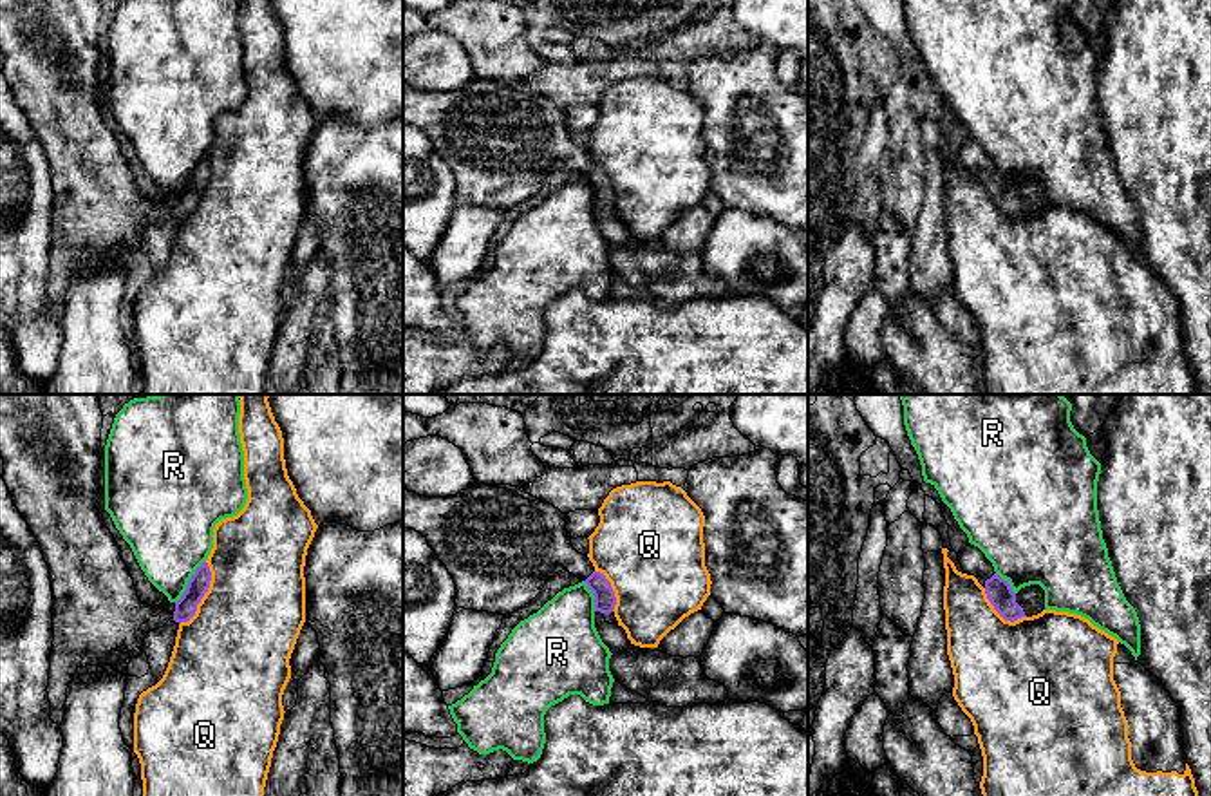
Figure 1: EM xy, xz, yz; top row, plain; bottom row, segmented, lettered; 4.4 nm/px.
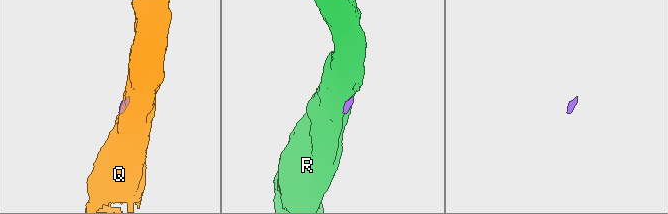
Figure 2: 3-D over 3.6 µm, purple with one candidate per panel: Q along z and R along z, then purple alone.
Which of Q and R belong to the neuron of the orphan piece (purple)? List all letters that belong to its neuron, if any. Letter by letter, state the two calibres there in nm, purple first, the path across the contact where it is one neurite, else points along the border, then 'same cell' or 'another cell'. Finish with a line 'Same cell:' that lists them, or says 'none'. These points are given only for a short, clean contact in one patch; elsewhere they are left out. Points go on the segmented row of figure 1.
Q: 100 nm thick on the purple side, 460 nm on the other; border along xy (206, 561), (210, 587), (197, 610), (179, 625); another cell
R: 100 nm thick on the purple side, 380 nm on the other; border along xy (205, 559), (176, 603); another cell
Same cell: none

